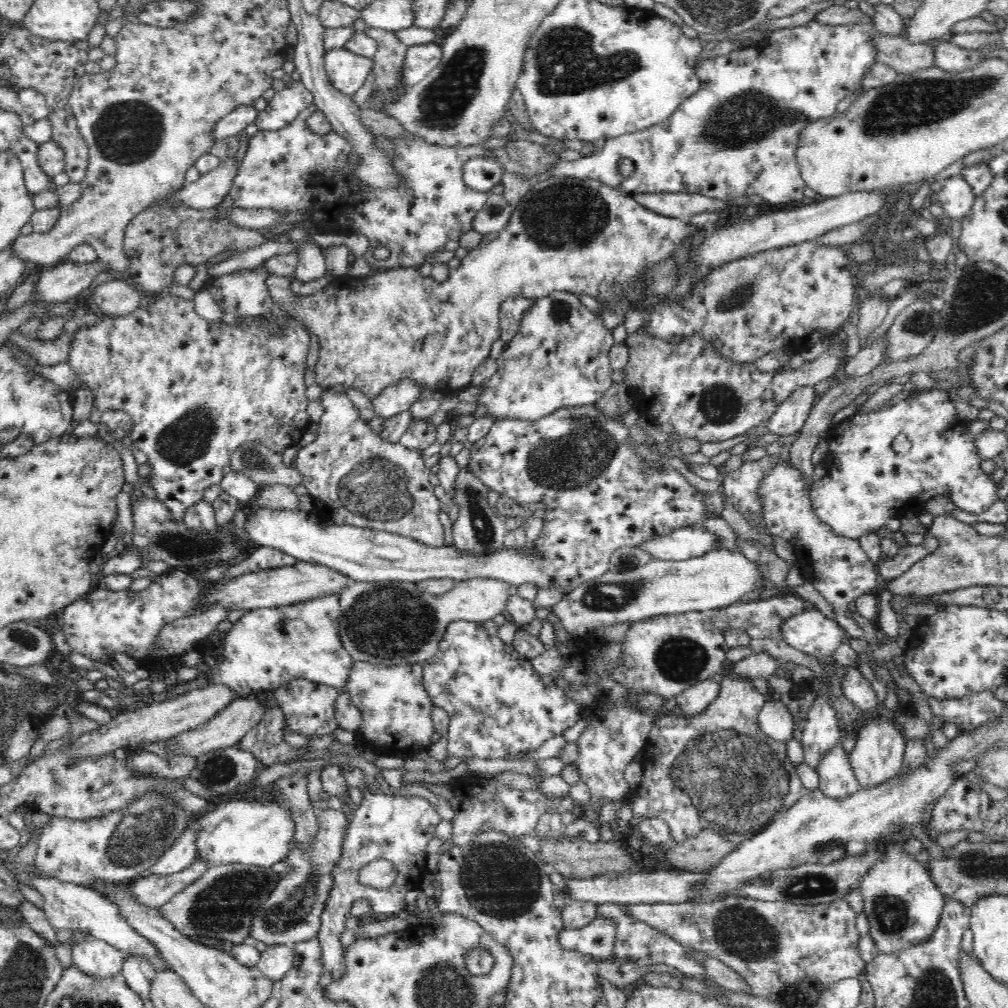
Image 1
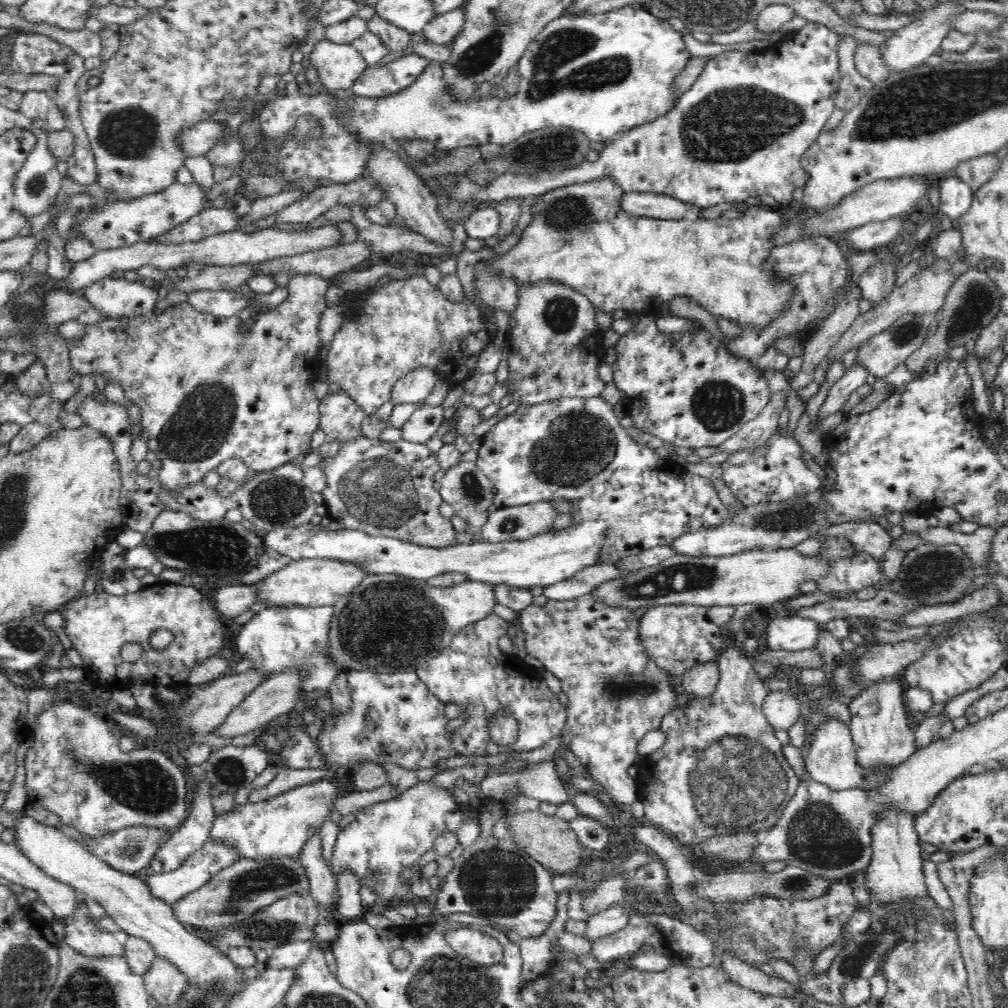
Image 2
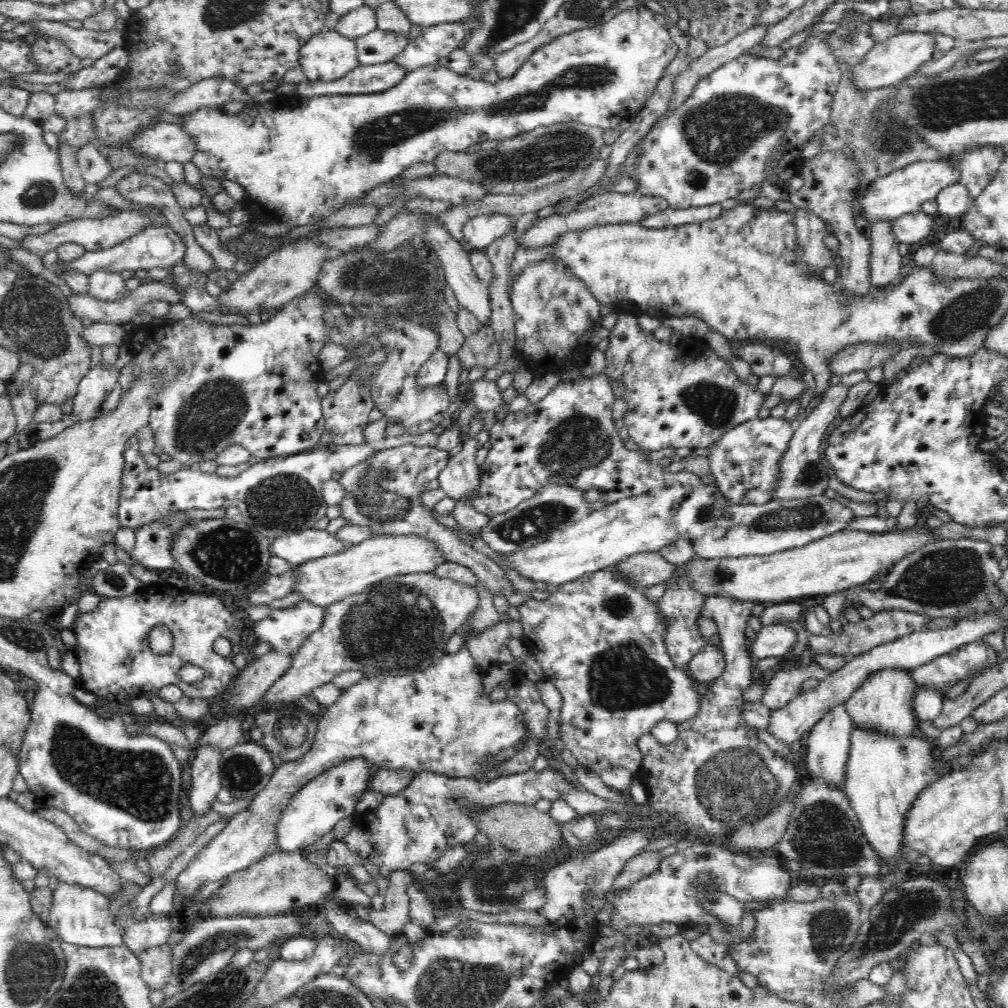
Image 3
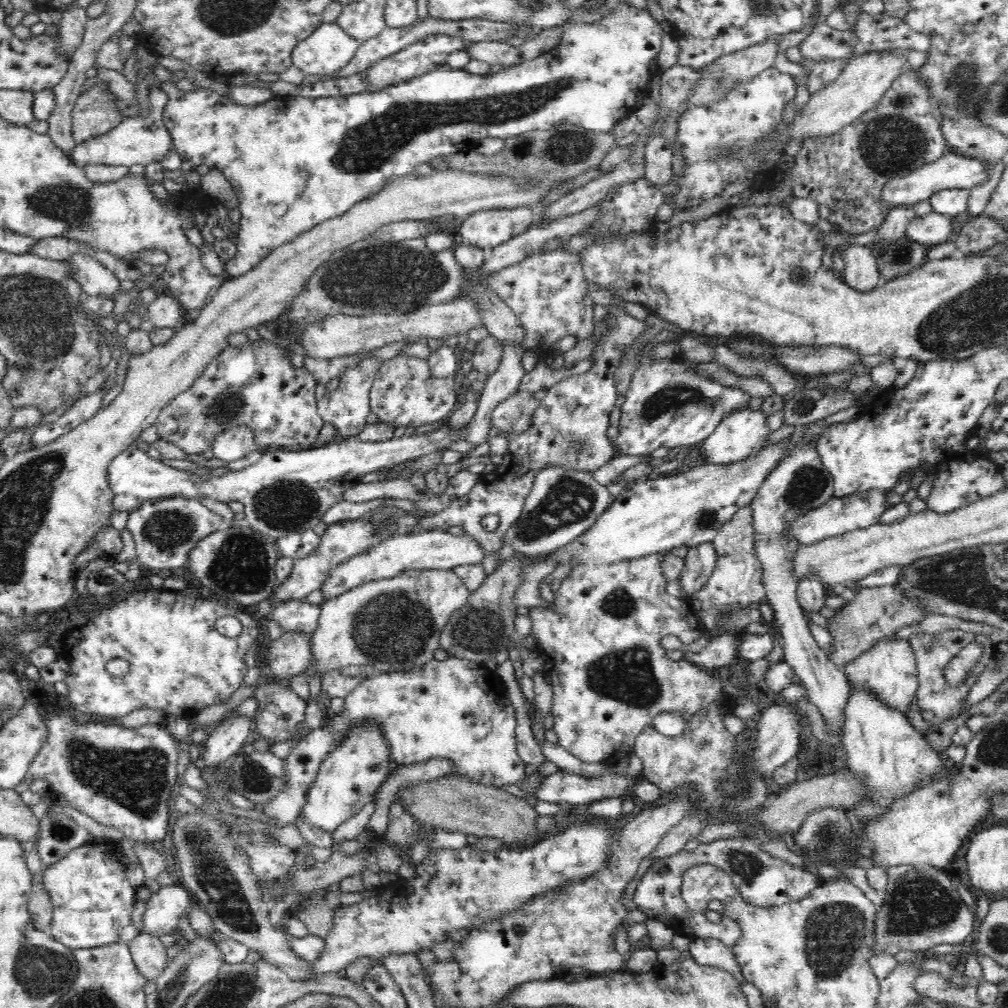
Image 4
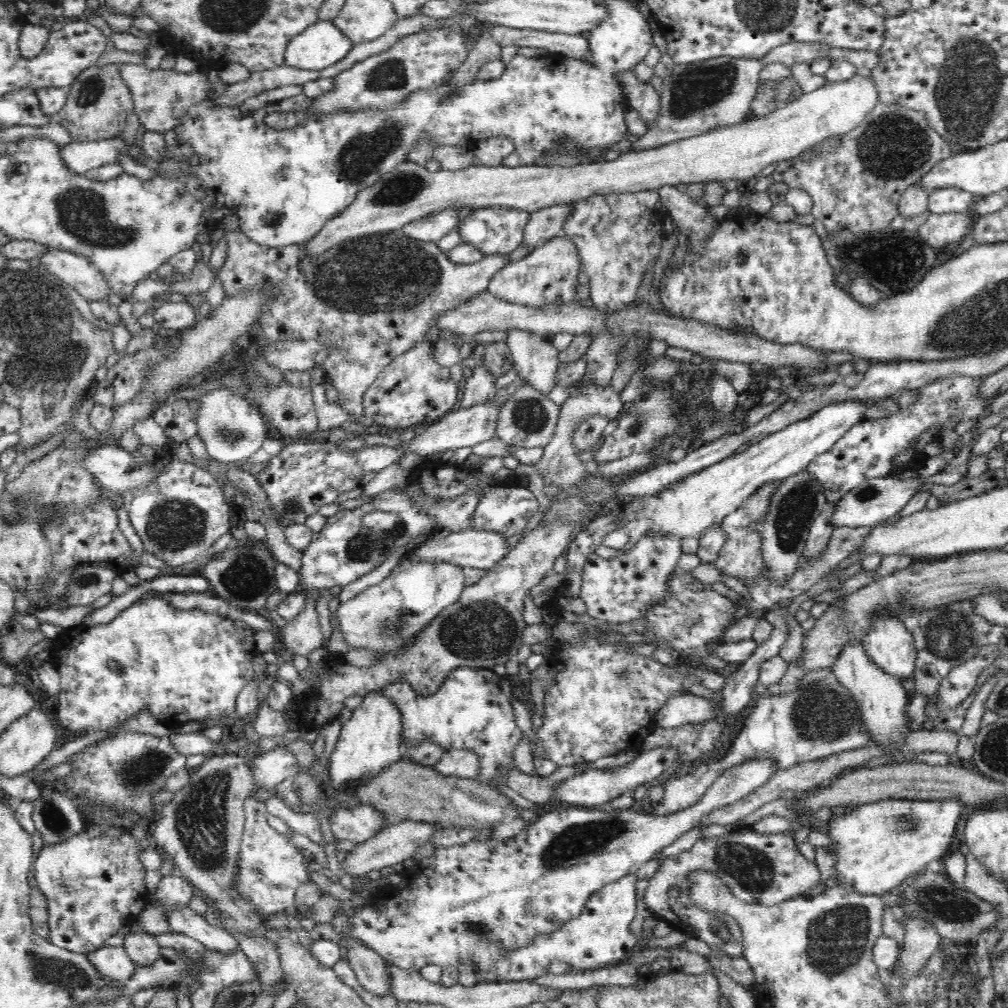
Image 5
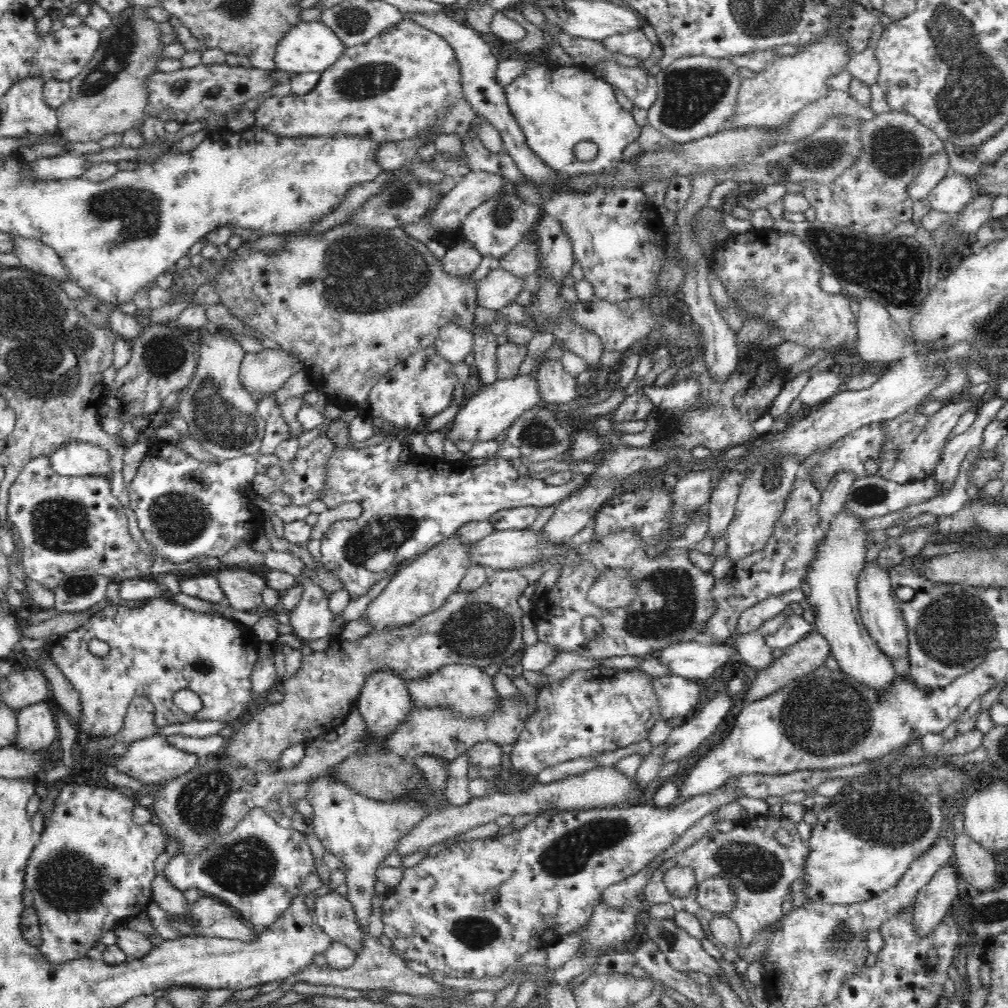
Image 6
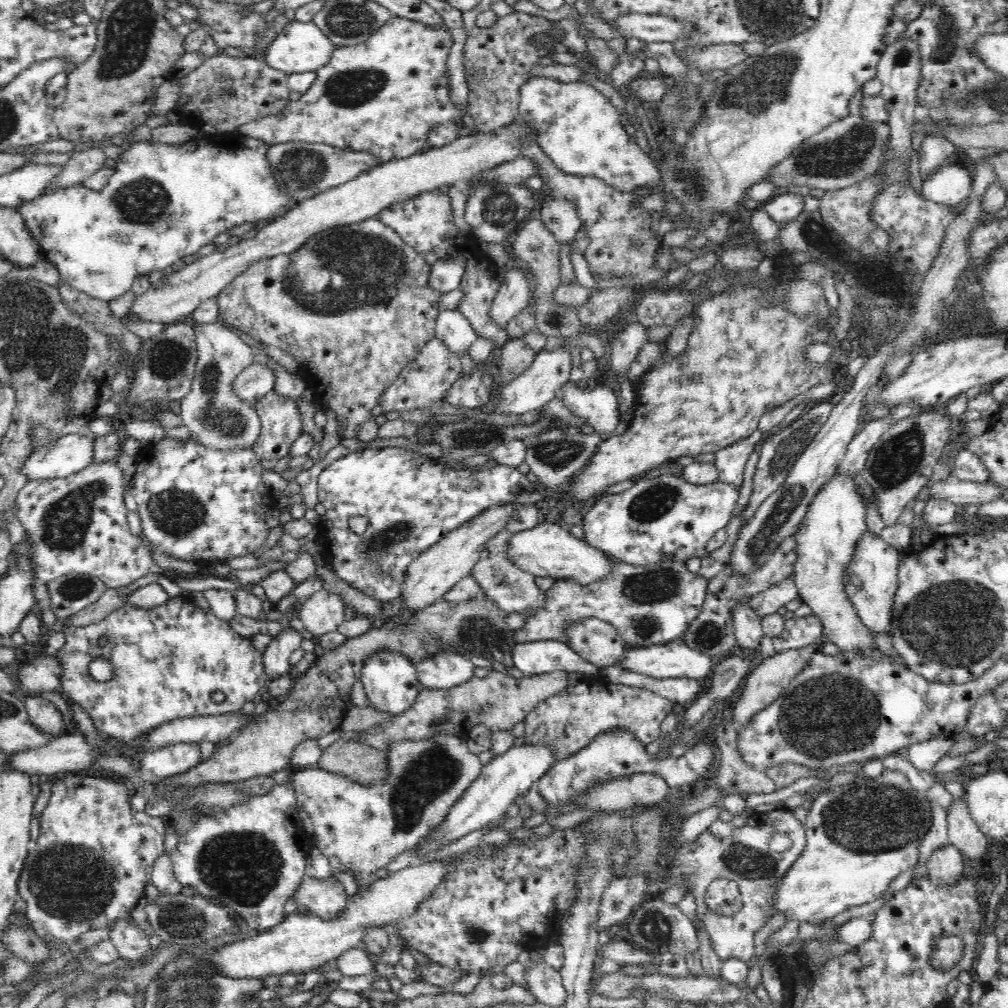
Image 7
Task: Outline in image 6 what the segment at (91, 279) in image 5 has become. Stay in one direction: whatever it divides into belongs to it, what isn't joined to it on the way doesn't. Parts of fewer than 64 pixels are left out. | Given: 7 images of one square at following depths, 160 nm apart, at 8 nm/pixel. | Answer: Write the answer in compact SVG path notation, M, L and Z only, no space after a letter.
M13 235L10 237L12 237L12 245L14 245L12 252L19 258L22 268L54 277L58 281L68 279L64 261L58 257L51 246L32 238Z

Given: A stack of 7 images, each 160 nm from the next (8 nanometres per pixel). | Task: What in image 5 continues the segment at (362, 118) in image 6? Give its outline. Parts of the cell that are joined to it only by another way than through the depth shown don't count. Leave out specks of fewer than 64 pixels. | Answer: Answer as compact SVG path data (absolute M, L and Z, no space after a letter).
M448 28L424 30L414 34L410 34L408 36L404 36L404 38L400 38L400 40L398 40L398 42L396 42L394 46L390 46L388 50L383 51L381 54L374 54L374 56L366 58L366 60L358 62L357 64L354 64L353 68L348 68L347 70L340 72L340 74L336 74L336 76L331 79L332 81L334 81L334 84L332 84L332 90L328 90L328 92L324 92L324 94L320 94L320 96L312 98L312 104L308 106L308 110L296 110L292 112L279 112L269 114L265 118L266 126L272 127L272 129L293 129L296 125L303 125L310 119L317 119L320 115L327 115L328 113L330 113L330 115L335 115L336 113L349 113L350 111L352 111L352 113L355 113L356 111L378 111L378 113L381 113L382 111L387 111L388 109L397 107L398 103L403 103L408 97L411 97L411 94L414 91L419 91L420 89L435 89L440 85L446 85L448 84L448 82L450 82L450 79L453 78L453 74L456 71L460 70L460 68L464 65L464 62L466 62L466 58L469 56L467 48L464 47L464 37L462 36L462 32Z

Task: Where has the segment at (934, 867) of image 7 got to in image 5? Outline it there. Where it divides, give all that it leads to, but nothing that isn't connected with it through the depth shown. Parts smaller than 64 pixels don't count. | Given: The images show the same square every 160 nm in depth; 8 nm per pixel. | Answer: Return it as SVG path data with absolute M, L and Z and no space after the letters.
M896 913L895 917L905 935L902 953L903 978L910 978L922 970L924 963L944 943L936 925L930 923L926 917L908 917L901 913Z

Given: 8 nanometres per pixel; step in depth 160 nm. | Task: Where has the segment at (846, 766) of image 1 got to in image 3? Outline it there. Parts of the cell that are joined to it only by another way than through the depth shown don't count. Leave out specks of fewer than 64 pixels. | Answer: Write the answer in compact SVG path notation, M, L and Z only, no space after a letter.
M840 702L832 706L820 720L811 728L808 736L807 769L816 779L824 780L827 784L836 788L843 788L846 778L846 762L850 752L850 732L852 732L853 720L847 712L846 703Z

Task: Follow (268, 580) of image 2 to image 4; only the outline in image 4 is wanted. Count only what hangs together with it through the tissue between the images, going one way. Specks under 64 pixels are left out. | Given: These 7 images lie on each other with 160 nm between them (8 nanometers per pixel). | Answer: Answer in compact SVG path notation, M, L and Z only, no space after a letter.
M445 531L422 532L414 535L398 535L396 538L378 543L371 547L370 552L361 554L340 563L326 576L325 583L321 586L324 596L329 600L352 590L366 582L378 581L380 578L394 578L400 573L411 569L420 570L448 570L464 565L482 563L488 554L482 545L468 534L453 536Z

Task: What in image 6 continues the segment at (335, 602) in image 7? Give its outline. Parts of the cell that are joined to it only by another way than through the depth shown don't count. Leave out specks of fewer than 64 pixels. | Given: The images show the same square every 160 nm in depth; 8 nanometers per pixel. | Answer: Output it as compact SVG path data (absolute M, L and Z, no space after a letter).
M308 578L298 581L303 586L303 595L289 612L294 634L305 643L332 634L336 614L328 607L329 595Z

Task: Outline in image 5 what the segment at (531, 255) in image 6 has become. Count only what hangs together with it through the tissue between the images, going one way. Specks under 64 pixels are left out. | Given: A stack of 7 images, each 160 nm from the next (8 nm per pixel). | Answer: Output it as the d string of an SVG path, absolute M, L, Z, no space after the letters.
M571 203L544 207L531 213L524 228L522 242L520 242L520 245L527 251L526 256L539 246L544 246L550 238L562 235L562 226L564 226L564 222L566 222L572 210L574 210L574 206Z

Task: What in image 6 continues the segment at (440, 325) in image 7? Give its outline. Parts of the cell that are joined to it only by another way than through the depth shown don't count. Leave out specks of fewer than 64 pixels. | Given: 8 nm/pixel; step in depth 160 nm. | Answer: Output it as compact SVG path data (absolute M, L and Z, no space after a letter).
M448 322L440 328L435 345L442 358L452 364L458 364L464 361L469 352L473 352L473 334L455 322Z

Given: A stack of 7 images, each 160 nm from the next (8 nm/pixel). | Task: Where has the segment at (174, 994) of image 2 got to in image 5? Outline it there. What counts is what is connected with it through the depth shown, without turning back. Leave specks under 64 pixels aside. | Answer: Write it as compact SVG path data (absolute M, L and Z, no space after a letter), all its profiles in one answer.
M129 931L124 936L123 948L135 965L152 965L158 958L161 947L155 936L146 931Z

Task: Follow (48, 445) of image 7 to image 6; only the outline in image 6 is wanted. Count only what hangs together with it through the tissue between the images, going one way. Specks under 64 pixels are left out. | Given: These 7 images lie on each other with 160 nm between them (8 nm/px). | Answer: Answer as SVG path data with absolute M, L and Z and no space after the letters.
M73 441L50 456L51 468L62 477L111 475L110 458L102 448L86 442Z

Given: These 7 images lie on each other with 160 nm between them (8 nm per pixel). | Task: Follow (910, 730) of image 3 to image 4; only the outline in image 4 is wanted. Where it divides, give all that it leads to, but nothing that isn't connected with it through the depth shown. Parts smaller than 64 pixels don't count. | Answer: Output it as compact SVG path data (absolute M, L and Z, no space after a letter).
M884 636L864 650L858 658L843 666L843 671L854 687L872 690L885 704L893 706L899 712L909 712L910 702L916 695L919 679L917 658L908 638Z

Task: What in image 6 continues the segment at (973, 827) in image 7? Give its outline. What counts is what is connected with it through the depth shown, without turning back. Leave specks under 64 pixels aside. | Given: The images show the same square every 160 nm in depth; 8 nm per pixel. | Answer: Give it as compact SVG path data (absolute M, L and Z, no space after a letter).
M965 830L954 835L953 849L960 879L966 880L973 892L994 891L997 874L993 852L972 840Z

